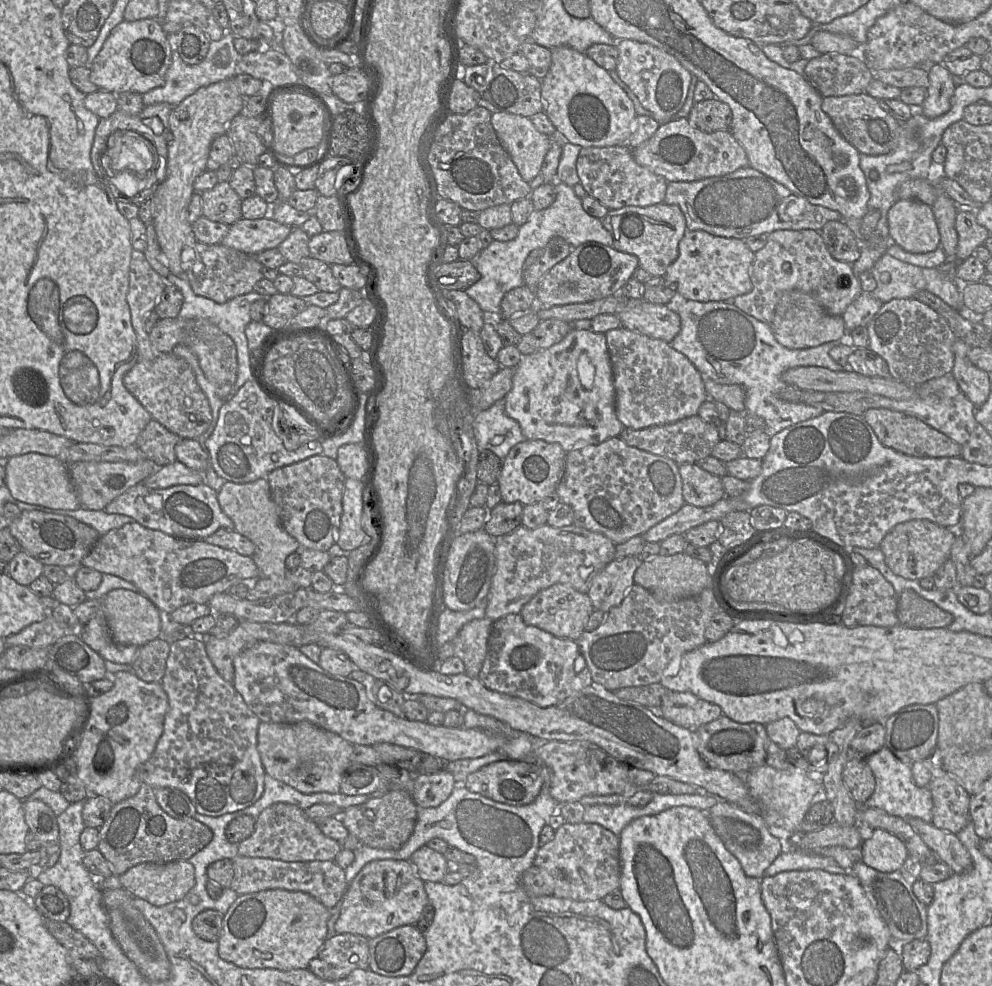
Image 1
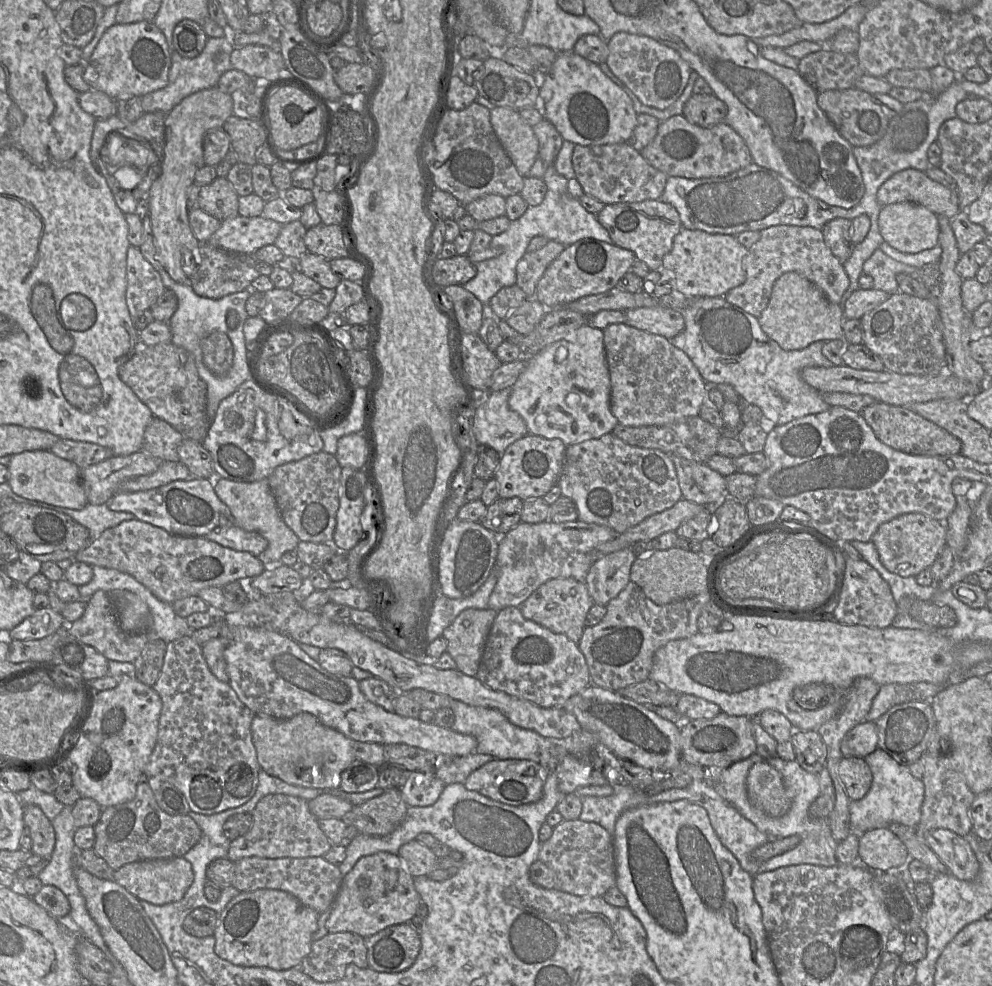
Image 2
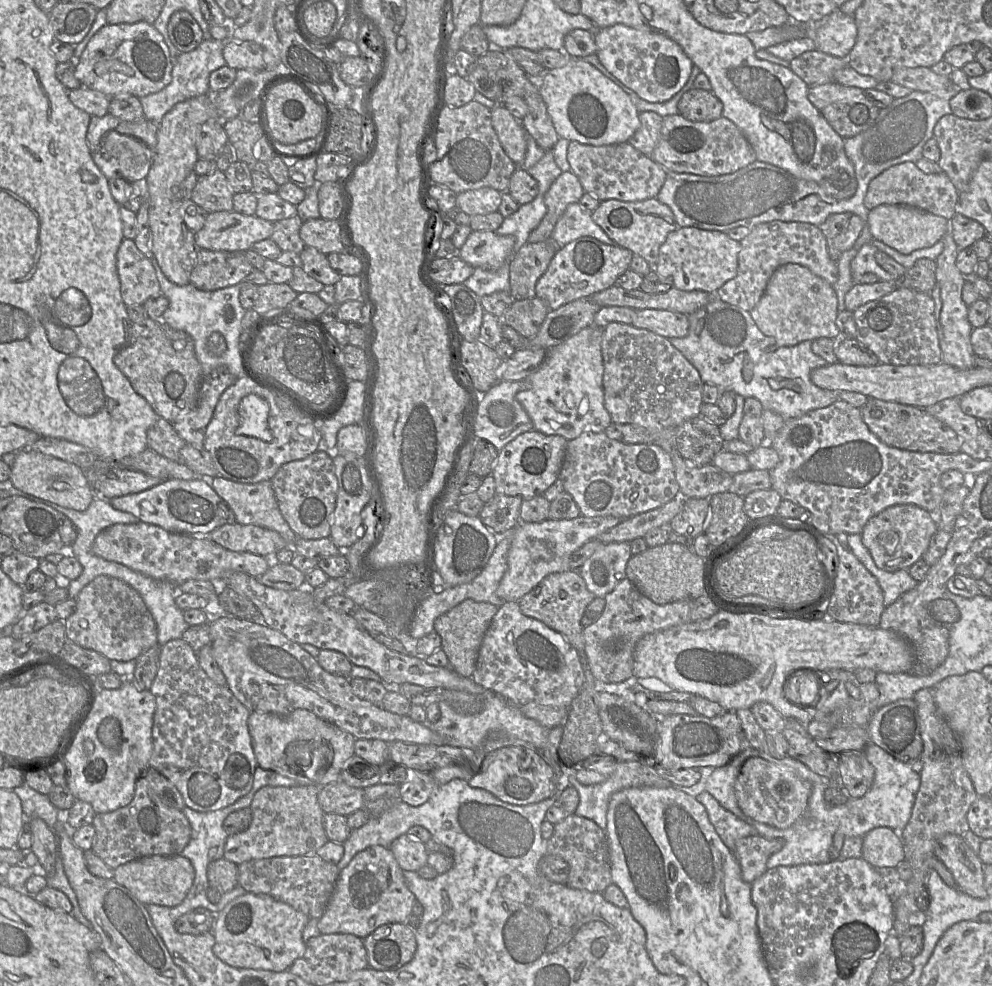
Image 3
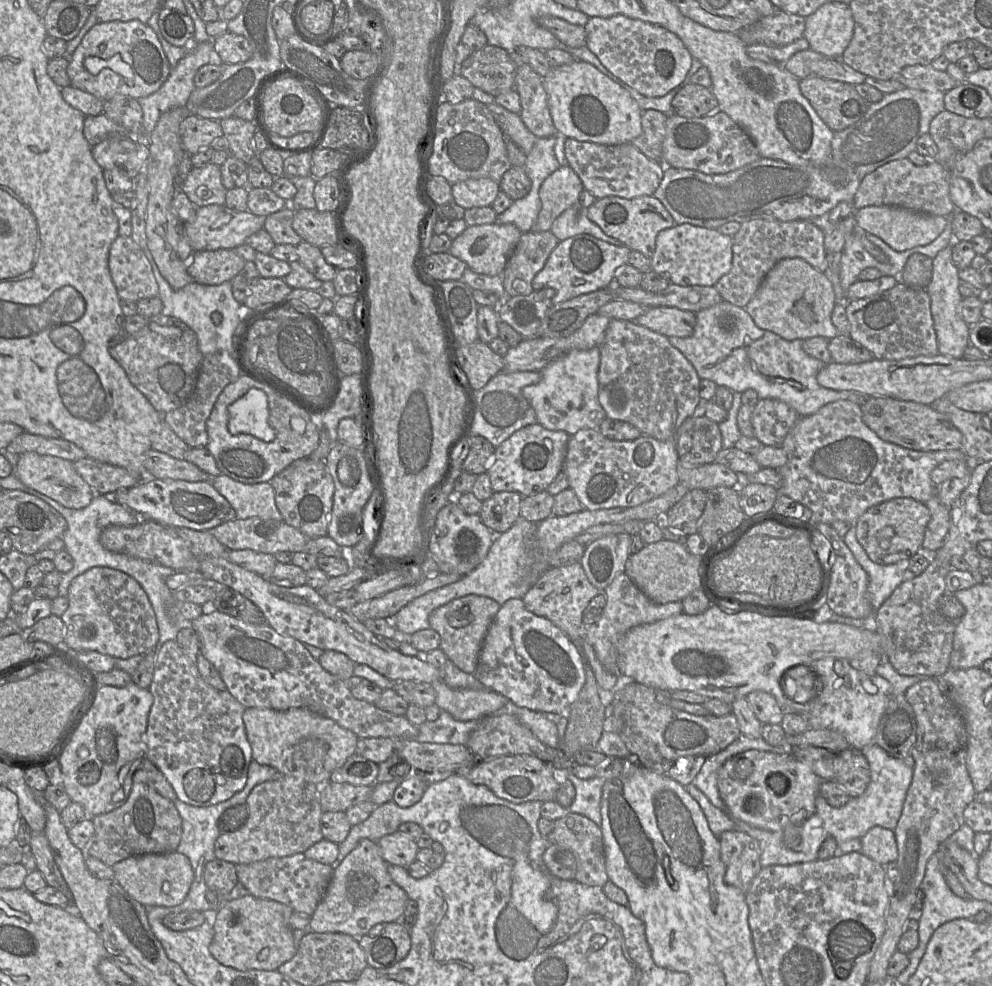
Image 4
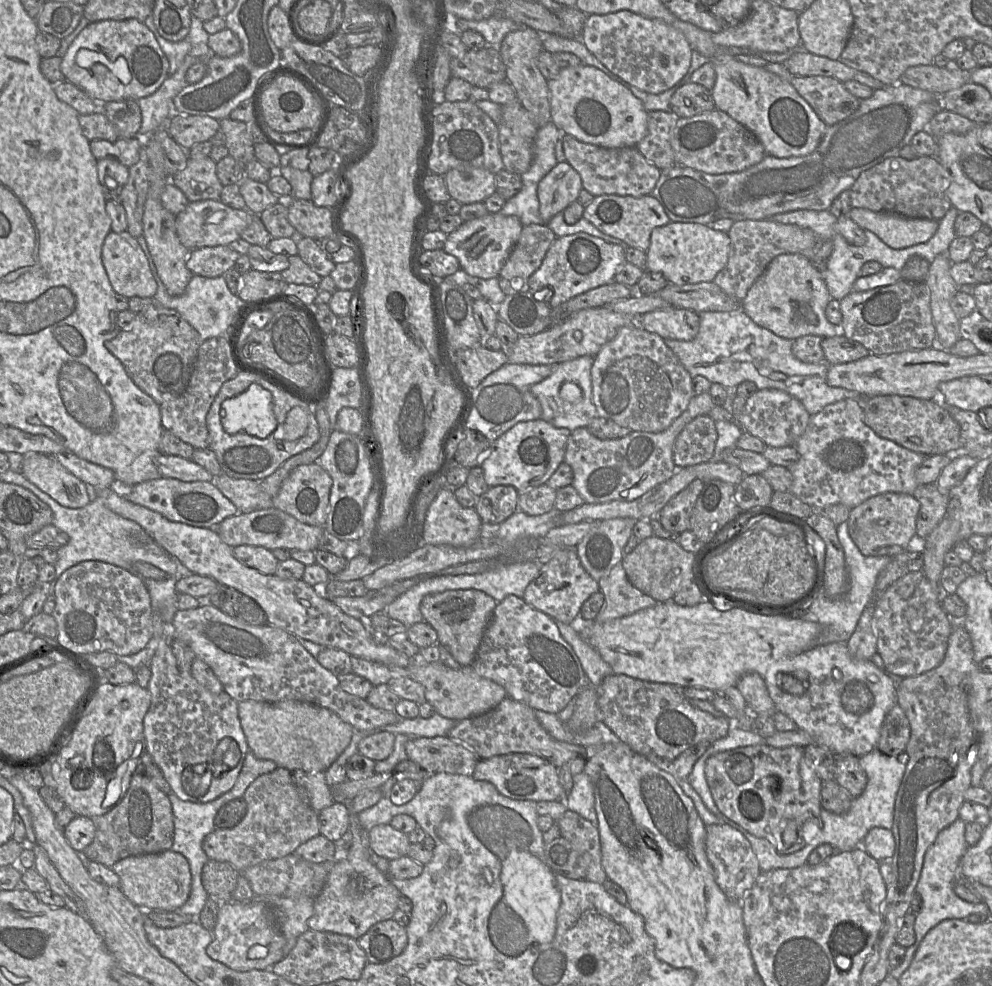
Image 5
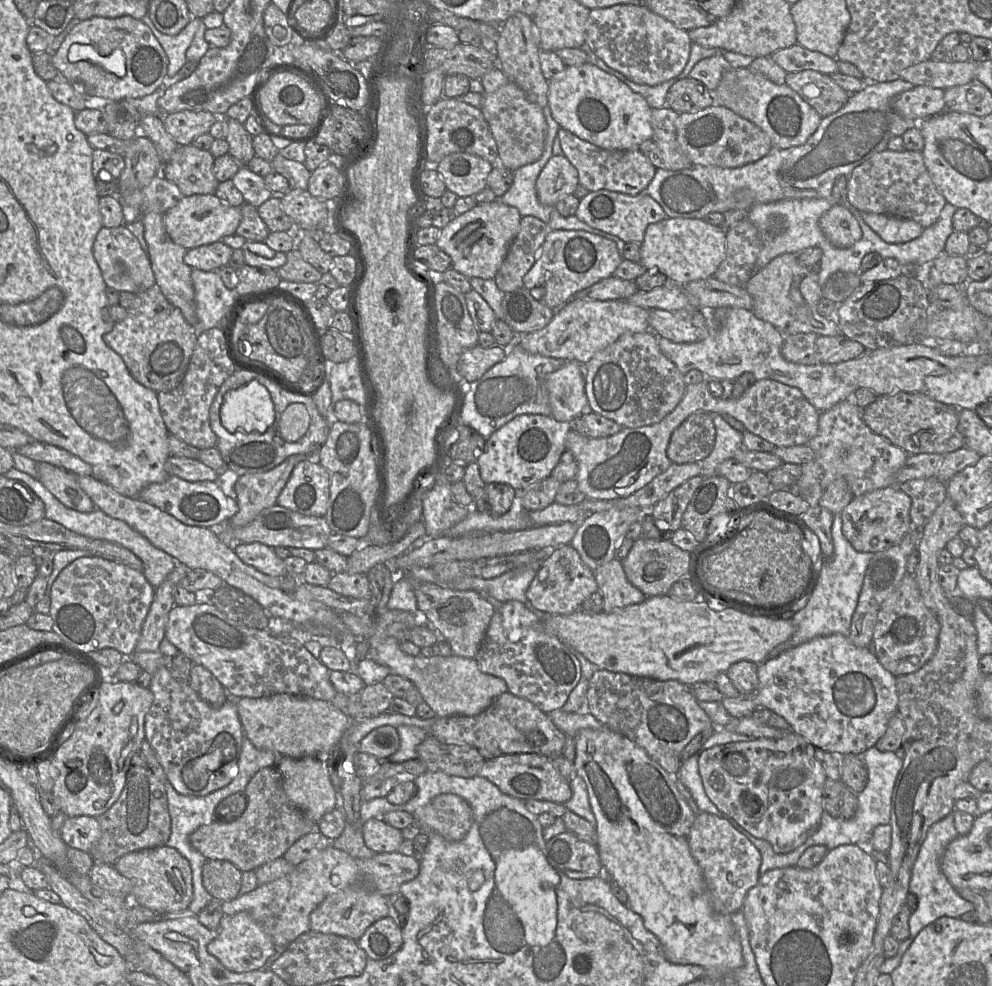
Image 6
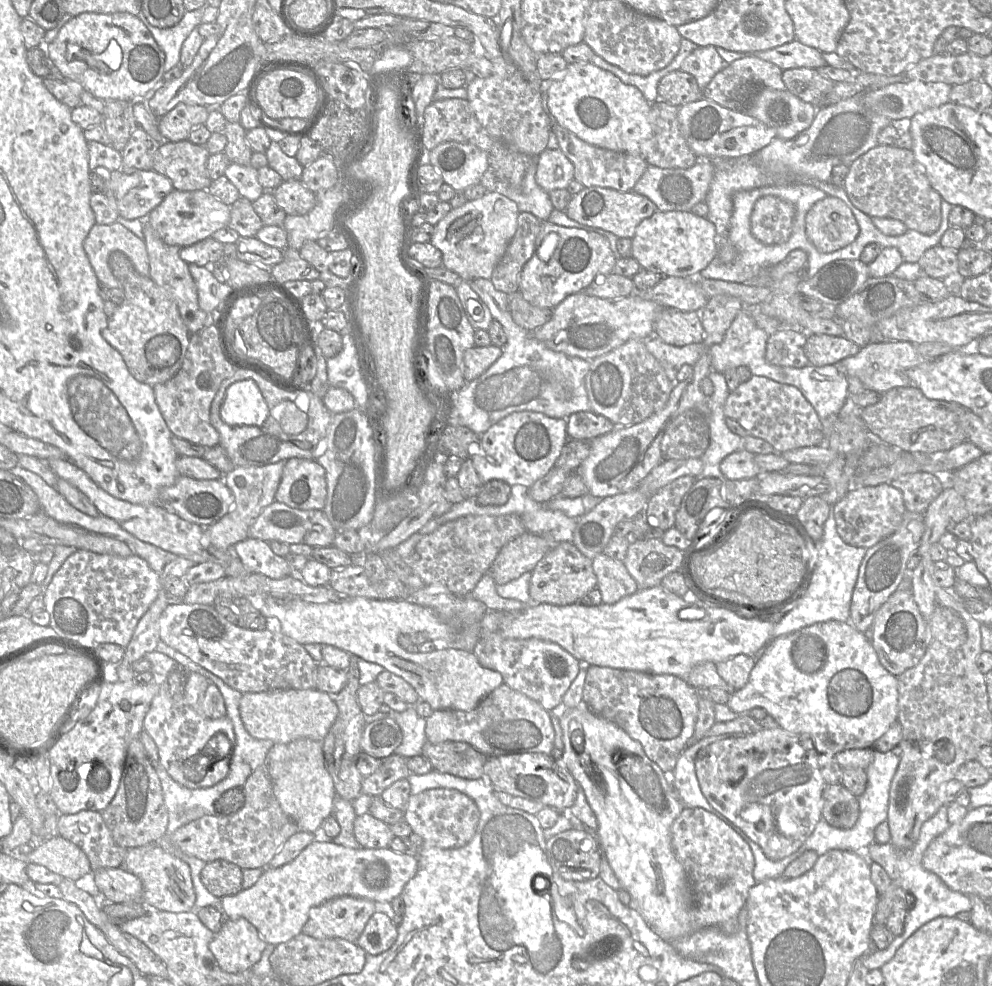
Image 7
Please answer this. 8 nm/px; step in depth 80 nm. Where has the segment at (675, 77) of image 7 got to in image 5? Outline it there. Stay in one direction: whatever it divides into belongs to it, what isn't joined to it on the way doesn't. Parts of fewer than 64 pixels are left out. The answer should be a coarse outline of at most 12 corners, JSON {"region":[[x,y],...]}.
{"region":[[683,84],[670,99],[676,118],[714,109],[712,90]]}

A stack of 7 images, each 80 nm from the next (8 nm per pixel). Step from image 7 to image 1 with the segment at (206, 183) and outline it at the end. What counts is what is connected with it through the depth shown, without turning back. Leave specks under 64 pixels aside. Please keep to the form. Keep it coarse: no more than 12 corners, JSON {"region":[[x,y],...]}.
{"region":[[229,182],[201,193],[203,216],[232,225],[242,200]]}

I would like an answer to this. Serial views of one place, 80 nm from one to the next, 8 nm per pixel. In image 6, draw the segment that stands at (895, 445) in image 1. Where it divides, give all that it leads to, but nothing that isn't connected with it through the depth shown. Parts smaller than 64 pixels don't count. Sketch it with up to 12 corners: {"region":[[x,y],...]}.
{"region":[[925,391],[862,409],[874,433],[909,455],[964,446],[958,409]]}

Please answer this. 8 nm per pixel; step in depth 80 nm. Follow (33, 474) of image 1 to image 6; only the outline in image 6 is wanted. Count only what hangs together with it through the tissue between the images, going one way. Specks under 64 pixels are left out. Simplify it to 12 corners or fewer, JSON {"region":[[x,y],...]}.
{"region":[[37,463],[37,479],[66,507],[91,512],[95,504],[77,475]]}

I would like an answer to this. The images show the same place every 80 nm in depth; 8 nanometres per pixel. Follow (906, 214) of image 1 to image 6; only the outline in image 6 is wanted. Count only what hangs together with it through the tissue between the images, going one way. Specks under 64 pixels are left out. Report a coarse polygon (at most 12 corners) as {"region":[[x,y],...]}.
{"region":[[861,212],[864,222],[885,242],[918,238],[915,221]]}

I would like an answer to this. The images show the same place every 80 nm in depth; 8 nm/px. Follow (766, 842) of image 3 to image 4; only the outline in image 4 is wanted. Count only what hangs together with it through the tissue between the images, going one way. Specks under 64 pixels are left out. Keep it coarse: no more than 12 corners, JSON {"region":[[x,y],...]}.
{"region":[[719,837],[725,882],[747,892],[761,871],[757,840]]}

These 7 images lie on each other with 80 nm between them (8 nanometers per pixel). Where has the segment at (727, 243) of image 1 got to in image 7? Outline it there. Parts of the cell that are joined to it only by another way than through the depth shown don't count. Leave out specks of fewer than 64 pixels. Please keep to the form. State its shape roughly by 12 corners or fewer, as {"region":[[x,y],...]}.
{"region":[[656,211],[632,258],[663,276],[696,278],[717,257],[715,225]]}

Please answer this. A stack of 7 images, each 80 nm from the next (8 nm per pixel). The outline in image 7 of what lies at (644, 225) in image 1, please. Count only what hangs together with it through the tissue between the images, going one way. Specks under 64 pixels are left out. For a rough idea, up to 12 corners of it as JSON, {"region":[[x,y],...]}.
{"region":[[598,186],[573,195],[566,215],[619,238],[657,210],[648,197]]}

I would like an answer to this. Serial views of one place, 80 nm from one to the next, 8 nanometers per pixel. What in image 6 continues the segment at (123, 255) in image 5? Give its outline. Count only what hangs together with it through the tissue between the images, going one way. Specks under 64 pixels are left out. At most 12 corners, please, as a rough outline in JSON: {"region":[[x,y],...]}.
{"region":[[125,225],[103,226],[93,255],[106,286],[156,285],[148,255]]}

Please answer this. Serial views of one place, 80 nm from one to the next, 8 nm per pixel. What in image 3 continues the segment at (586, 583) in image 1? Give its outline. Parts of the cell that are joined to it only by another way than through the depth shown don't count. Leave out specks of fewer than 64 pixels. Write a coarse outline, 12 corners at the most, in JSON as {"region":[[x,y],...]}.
{"region":[[624,519],[519,522],[496,590],[518,602]]}

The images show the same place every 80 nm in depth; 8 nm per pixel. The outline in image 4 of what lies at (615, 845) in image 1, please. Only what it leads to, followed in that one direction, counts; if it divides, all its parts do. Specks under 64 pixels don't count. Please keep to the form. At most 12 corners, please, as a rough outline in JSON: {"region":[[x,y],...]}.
{"region":[[568,812],[549,844],[570,850],[574,880],[603,887],[608,876],[600,827]]}

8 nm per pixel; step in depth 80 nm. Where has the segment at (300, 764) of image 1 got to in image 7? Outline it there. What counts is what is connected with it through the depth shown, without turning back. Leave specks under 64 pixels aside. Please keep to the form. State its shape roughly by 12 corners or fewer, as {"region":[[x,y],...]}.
{"region":[[318,689],[243,693],[248,733],[322,741],[338,715]]}

